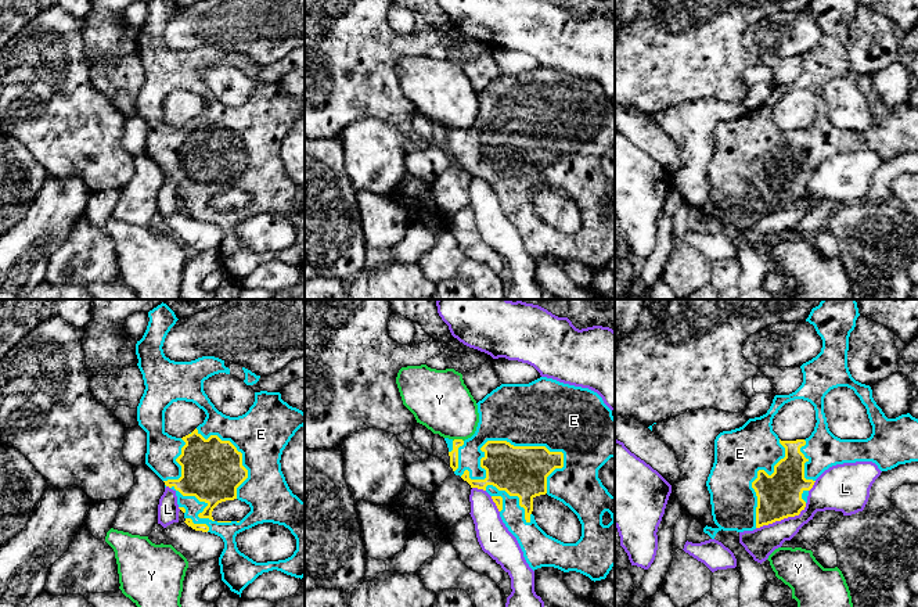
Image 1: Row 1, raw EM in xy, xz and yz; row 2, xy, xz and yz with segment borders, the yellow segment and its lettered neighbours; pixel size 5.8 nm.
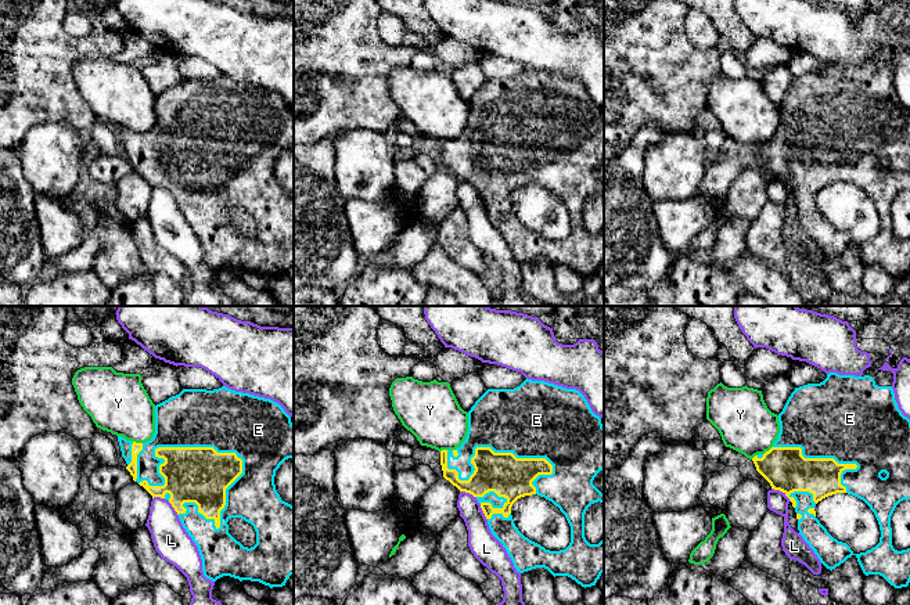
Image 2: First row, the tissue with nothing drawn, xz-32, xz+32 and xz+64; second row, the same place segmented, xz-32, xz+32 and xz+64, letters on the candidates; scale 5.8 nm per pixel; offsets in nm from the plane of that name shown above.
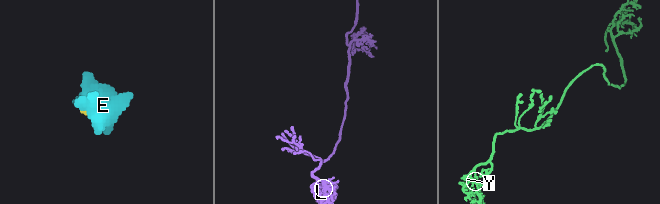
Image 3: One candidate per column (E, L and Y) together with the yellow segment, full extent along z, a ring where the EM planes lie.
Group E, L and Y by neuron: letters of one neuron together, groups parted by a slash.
E / L / Y

